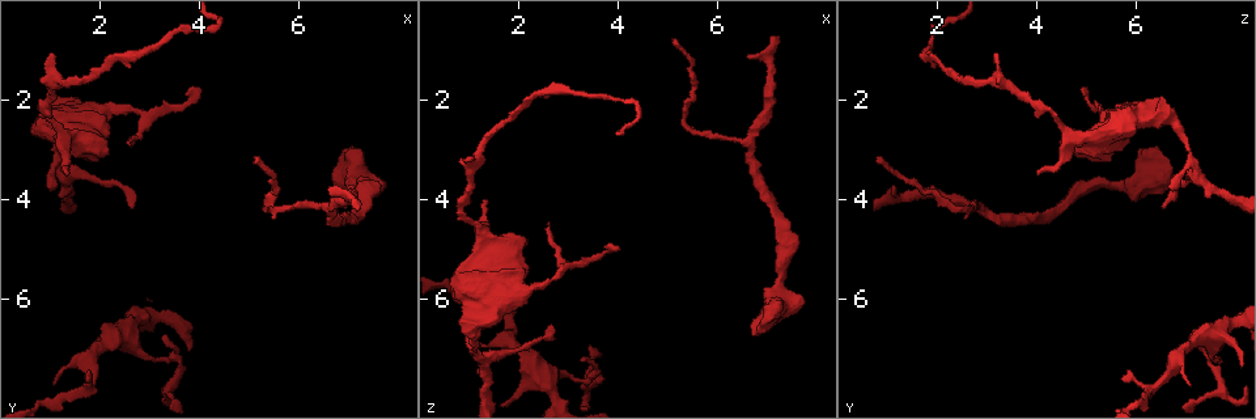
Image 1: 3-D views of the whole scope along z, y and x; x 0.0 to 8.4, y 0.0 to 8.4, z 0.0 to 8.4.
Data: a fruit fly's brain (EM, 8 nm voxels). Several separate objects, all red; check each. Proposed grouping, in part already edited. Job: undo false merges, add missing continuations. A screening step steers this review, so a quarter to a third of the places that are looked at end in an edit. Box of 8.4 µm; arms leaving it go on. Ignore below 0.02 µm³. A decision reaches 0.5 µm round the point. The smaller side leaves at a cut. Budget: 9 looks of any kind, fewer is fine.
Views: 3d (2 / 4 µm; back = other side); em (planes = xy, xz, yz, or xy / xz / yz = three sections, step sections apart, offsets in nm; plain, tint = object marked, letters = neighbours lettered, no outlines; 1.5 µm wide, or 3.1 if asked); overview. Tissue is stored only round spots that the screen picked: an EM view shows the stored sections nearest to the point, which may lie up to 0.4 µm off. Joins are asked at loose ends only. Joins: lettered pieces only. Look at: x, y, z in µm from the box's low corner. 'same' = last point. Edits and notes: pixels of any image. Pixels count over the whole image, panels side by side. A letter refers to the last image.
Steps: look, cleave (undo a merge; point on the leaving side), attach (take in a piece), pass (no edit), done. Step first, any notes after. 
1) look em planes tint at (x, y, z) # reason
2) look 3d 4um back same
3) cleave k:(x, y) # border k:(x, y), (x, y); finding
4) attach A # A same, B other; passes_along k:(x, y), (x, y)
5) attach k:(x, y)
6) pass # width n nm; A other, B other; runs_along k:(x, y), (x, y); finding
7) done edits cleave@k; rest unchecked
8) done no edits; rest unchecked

look em yz step 8 tint at (6.65, 4.15, 2.95) # branch point

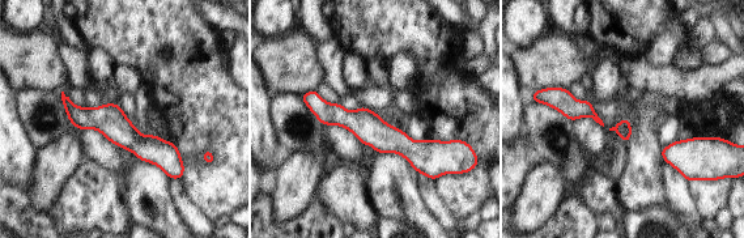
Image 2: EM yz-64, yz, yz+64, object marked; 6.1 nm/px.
look em planes letters same # cut it another way

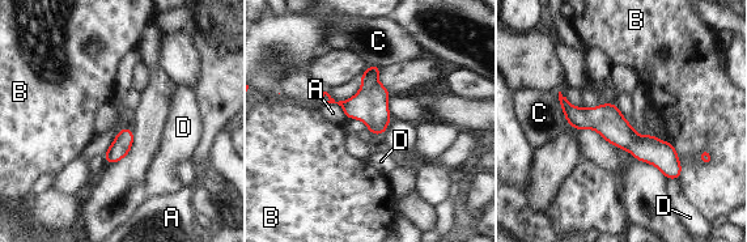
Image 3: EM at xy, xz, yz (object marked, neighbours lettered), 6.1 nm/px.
pass # width 20 nm; A other, B other, C other, D other; all the same neuron

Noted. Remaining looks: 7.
look 3d 4um at (2.55, 2.80, 4.50) # tapers out

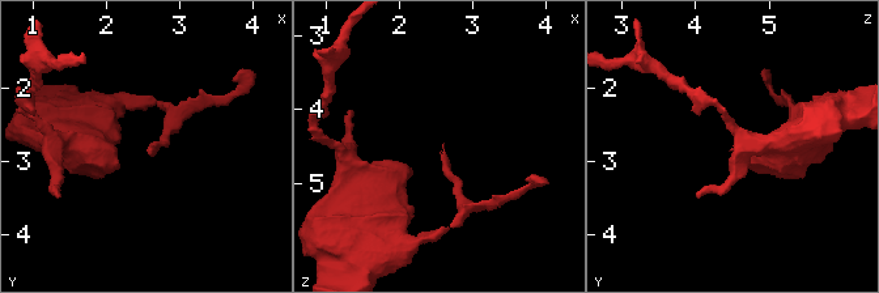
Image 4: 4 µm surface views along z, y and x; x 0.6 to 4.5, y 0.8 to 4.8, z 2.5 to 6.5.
look em xz step 8 tint at (2.60, 2.85, 4.45) # now the EM

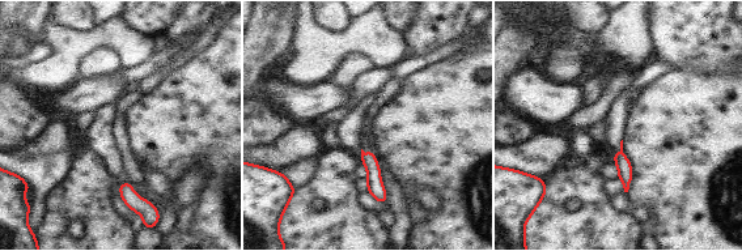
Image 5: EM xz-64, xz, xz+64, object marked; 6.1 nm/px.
look em planes letters same # another direction

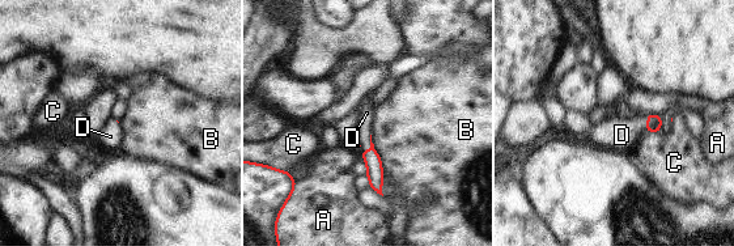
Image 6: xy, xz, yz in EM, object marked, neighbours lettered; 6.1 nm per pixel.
attach D # A other, B other, C other, D same; passes_along 6:(374, 172), (370, 145), (366, 113); it goes on there

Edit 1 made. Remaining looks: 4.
look overview # see it whole again

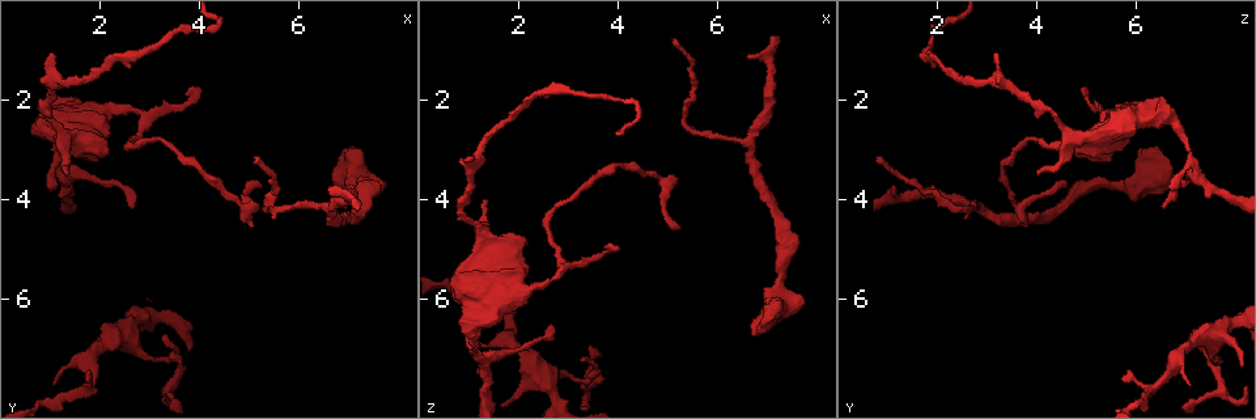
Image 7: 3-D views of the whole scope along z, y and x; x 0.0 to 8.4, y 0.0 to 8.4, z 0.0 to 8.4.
look 3d 2um at (7.20, 4.20, 0.70) # branch stops here

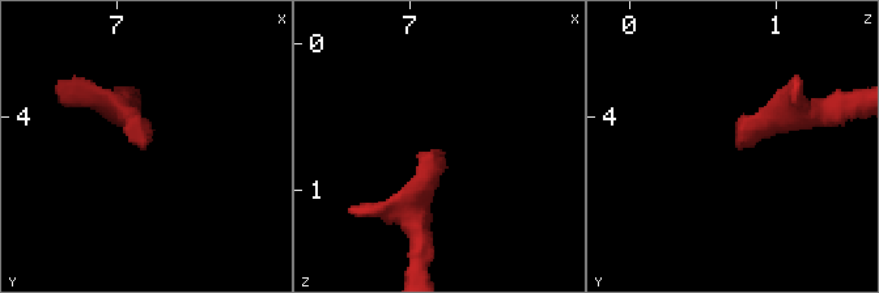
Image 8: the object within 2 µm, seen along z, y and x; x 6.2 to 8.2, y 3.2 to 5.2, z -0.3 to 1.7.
look em yz step 8 letters at (7.14, 4.20, 0.74) # shape alone is not enough

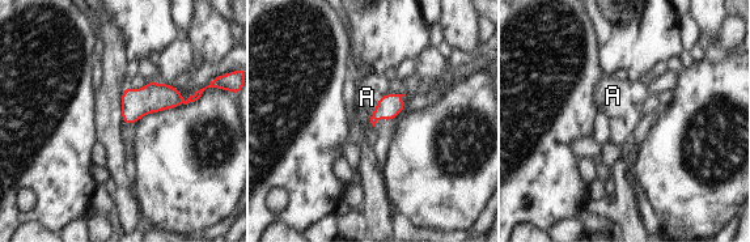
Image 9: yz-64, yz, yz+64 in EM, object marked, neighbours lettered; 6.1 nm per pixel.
attach A # A same; it goes on there

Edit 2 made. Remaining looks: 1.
done edits attach@6, attach@9; rest unchecked

